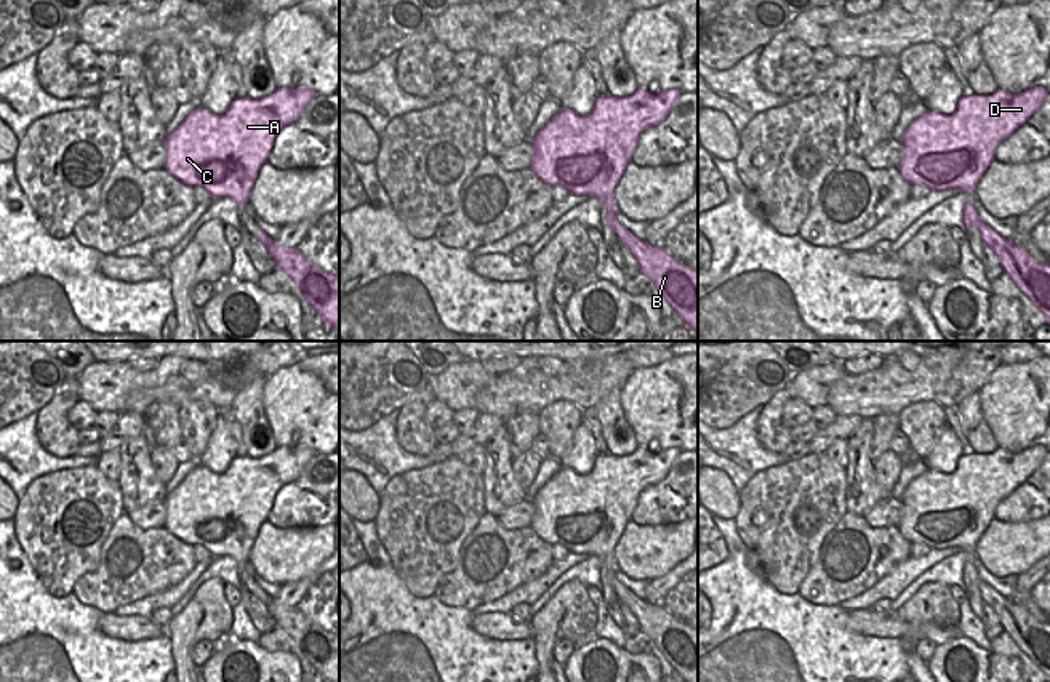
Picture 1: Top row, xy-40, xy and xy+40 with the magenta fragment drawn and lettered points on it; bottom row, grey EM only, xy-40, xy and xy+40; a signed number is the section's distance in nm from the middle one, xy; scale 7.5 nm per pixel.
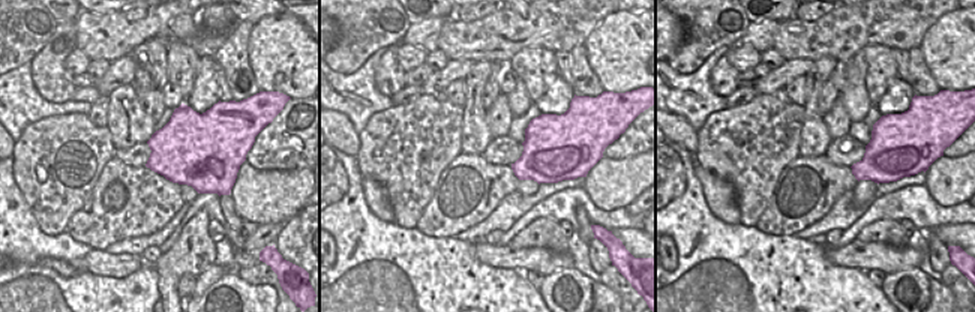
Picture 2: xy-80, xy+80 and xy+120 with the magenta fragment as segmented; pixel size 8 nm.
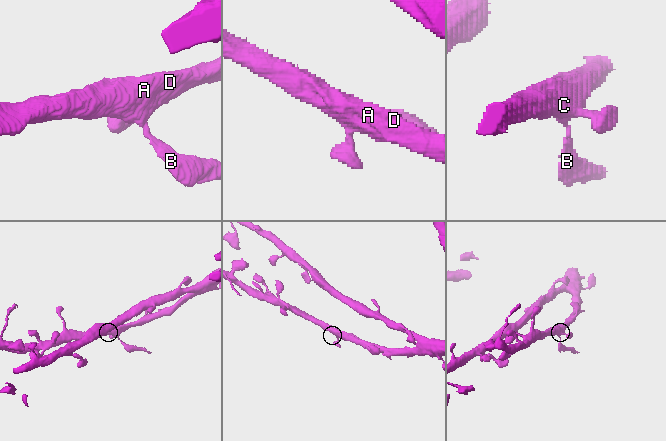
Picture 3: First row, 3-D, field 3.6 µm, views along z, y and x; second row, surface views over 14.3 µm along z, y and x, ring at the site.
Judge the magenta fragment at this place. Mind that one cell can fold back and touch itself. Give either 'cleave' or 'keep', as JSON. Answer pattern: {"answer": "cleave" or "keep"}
{"answer": "cleave"}

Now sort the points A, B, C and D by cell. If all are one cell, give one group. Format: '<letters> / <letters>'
A C D / B

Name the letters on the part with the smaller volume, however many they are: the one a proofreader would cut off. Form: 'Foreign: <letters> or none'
Foreign: B

